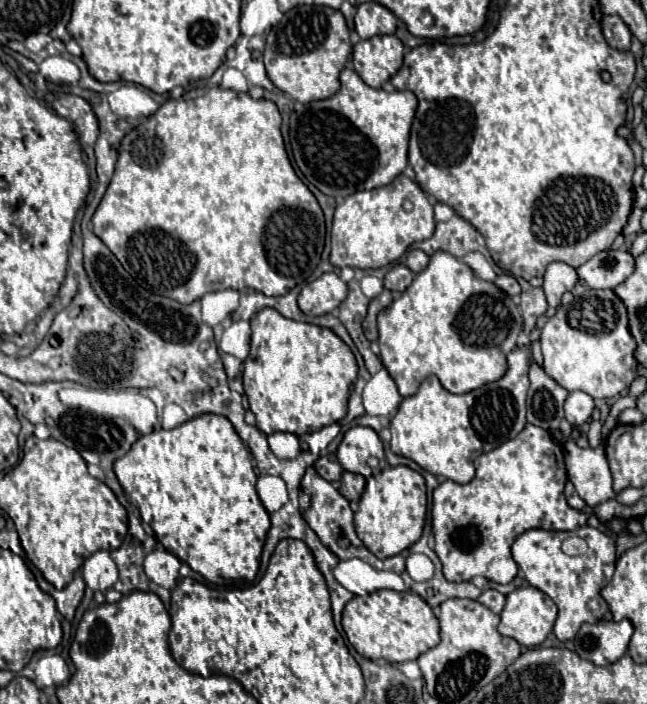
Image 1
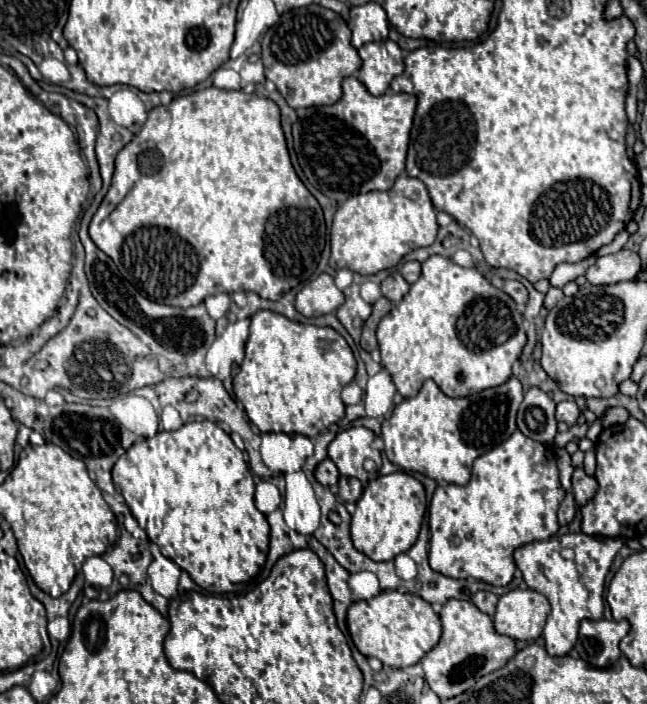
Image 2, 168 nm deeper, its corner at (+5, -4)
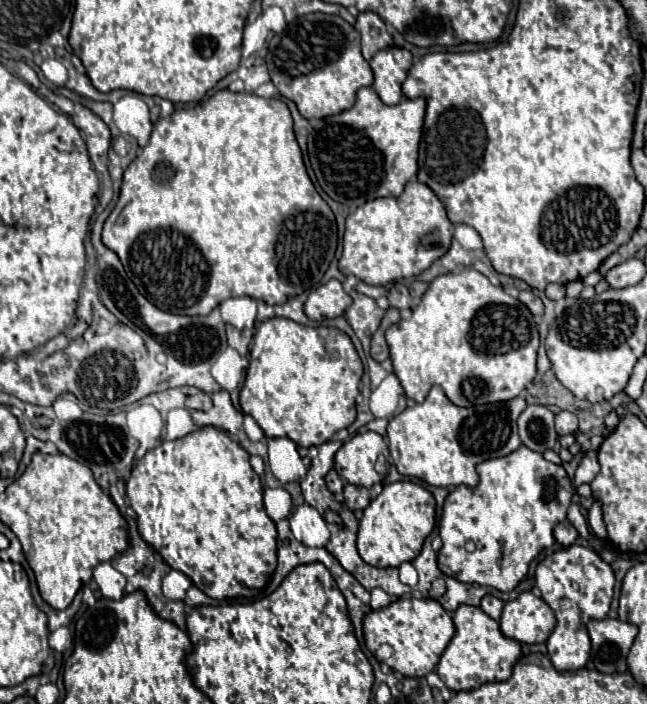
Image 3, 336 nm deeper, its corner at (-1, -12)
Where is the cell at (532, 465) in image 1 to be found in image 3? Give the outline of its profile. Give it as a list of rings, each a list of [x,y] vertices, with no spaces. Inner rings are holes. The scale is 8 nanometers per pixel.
[[[521,446],[509,456],[481,462],[477,474],[481,480],[475,490],[457,486],[443,504],[439,522],[443,548],[439,550],[437,562],[445,576],[511,592],[523,580],[535,556],[543,548],[553,546],[553,528],[567,518],[573,484],[563,466],[545,460],[541,452],[533,452],[527,446]],[[549,480],[555,480],[551,492],[547,490]],[[467,540],[475,542],[475,552],[463,548]]]

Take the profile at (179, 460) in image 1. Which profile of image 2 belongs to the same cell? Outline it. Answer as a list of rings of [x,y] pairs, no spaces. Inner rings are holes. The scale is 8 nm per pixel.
[[[195,420],[175,432],[157,432],[151,438],[151,446],[145,438],[135,442],[113,466],[113,482],[121,488],[133,518],[147,532],[149,540],[203,590],[213,594],[231,592],[235,584],[249,582],[263,568],[269,548],[269,524],[253,500],[255,480],[243,460],[243,452],[217,424]]]

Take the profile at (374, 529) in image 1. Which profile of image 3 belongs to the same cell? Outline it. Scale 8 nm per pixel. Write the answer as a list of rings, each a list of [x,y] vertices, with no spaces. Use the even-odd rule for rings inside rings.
[[[403,480],[387,484],[377,498],[363,510],[363,518],[359,522],[356,547],[359,556],[377,568],[399,566],[403,562],[411,562],[431,534],[435,526],[435,498],[423,486]]]

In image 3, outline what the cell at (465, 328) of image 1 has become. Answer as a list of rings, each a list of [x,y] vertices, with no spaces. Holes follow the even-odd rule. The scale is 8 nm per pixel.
[[[465,268],[461,272],[437,276],[429,284],[419,306],[413,308],[411,318],[387,328],[387,344],[391,350],[393,372],[401,380],[407,398],[423,402],[431,386],[439,384],[453,404],[479,406],[511,400],[535,378],[539,332],[525,304],[505,294],[501,286],[493,286],[483,274]]]

